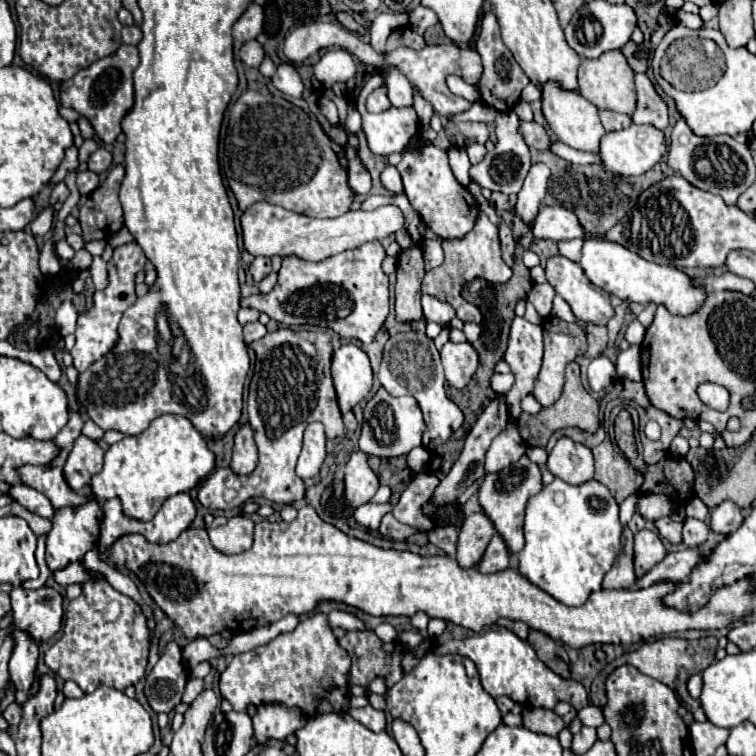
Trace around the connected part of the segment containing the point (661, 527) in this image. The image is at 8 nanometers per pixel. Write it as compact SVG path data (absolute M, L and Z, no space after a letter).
M663 516L663 518L655 520L655 526L657 526L659 536L661 536L663 540L669 540L669 542L673 542L673 544L679 544L679 542L681 542L681 528L683 528L681 522L673 522L671 518Z

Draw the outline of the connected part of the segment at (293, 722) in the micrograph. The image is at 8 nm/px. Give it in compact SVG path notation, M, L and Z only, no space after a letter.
M263 704L253 716L253 730L257 744L269 740L285 740L289 734L305 726L307 718L297 708L287 708L281 704Z

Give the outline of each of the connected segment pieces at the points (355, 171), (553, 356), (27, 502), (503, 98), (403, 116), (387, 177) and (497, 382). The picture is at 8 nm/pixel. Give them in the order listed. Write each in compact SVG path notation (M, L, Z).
M347 150L347 158L349 158L349 186L355 194L365 194L371 188L371 178L367 174L367 170L363 170L359 156L355 150Z
M555 316L545 318L543 322L543 338L545 338L545 354L543 354L543 366L541 372L537 376L535 388L533 388L533 396L537 398L537 402L541 406L551 406L559 400L559 394L563 390L563 374L565 374L565 366L569 362L573 362L577 358L577 354L587 350L587 336L585 332L577 326L577 324L567 324Z
M19 484L19 486L11 486L9 494L13 496L13 500L17 500L19 504L23 504L25 508L29 508L31 512L43 516L43 518L53 518L53 506L49 502L49 498L37 490L33 490L31 486Z
M487 12L481 20L481 32L479 38L475 42L475 48L481 56L483 62L483 74L481 74L481 82L479 82L479 92L485 104L493 106L495 110L511 110L521 96L521 90L529 84L529 78L523 74L523 70L519 68L519 64L515 62L513 54L509 52L509 48L503 44L501 34L499 34L499 22L495 18L493 12Z
M373 74L357 100L357 110L363 116L363 132L367 136L367 144L373 154L389 156L393 152L403 152L409 140L415 136L419 128L419 118L413 106L405 106L403 110L391 106L379 114L369 114L365 108L367 96L383 86L381 74Z
M391 164L381 172L381 184L383 184L383 188L387 188L391 194L401 194L401 192L403 192L401 176L399 176L397 168L391 166Z
M511 372L509 374L495 374L493 380L491 380L491 388L495 392L509 392L513 382L515 382L515 376Z

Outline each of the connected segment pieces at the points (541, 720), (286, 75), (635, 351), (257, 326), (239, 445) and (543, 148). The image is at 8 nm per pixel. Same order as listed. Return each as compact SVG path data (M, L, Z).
M545 708L523 710L523 726L529 728L531 732L549 734L549 736L557 736L563 728L567 728L567 724L563 722L561 716L557 716L553 710L545 710Z
M279 64L277 66L277 72L273 74L271 80L273 80L275 88L281 90L283 94L287 94L287 96L299 98L301 92L303 92L301 76L299 76L299 72L291 64Z
M631 344L625 352L621 352L617 356L617 376L619 378L627 378L627 380L633 380L633 382L641 382L643 376L641 376L641 362L639 362L639 346L637 344Z
M253 322L253 324L245 324L243 326L243 336L245 336L245 342L247 344L263 338L265 334L267 334L267 328L261 322Z
M241 426L239 432L235 434L231 470L235 474L247 476L255 470L257 460L259 460L259 456L257 456L257 446L255 446L255 440L253 440L253 430L249 426Z
M531 120L531 122L521 122L521 134L525 136L525 142L527 142L531 148L535 148L535 150L539 150L539 152L549 152L549 148L551 148L551 138L549 138L547 130L545 130L539 122L535 122L535 120Z

